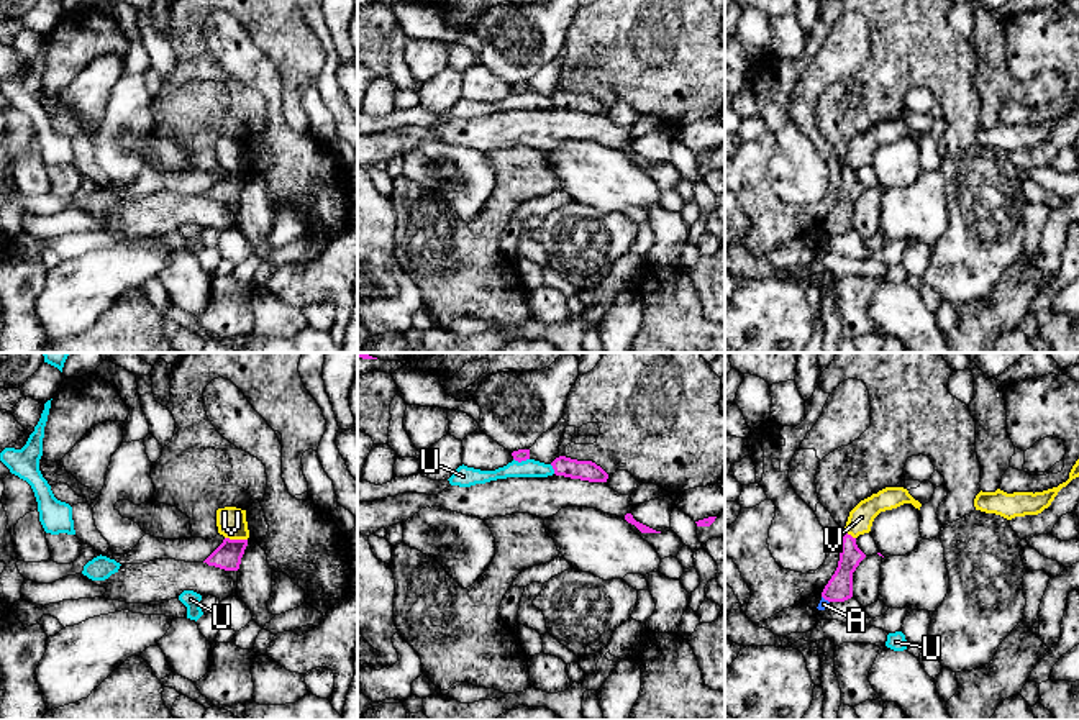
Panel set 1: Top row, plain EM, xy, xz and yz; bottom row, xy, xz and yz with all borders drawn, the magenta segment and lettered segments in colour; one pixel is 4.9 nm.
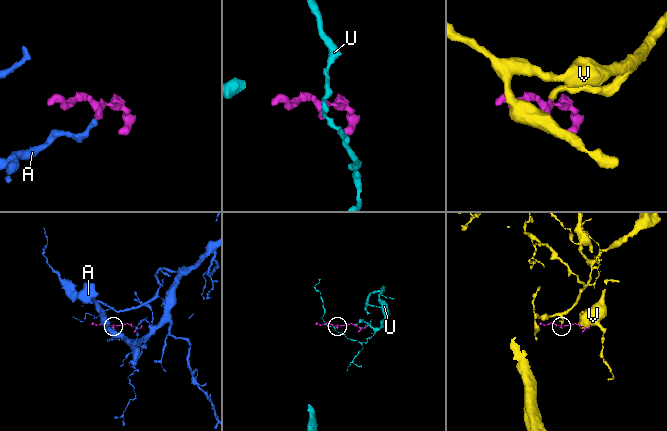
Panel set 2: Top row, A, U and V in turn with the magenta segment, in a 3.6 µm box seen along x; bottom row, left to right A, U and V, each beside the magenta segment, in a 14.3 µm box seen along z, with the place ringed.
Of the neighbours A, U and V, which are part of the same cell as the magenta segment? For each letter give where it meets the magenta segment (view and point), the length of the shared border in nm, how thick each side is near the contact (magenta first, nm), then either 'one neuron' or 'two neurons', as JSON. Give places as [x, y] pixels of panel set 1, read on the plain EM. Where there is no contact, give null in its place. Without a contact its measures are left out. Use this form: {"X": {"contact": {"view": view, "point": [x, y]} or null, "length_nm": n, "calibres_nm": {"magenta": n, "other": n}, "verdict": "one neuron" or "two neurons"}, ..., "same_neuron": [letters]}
{"A": {"contact": {"view": "yz", "point": [825, 232]}, "length_nm": 50, "calibres_nm": {"magenta": 130, "other": 50}, "verdict": "two neurons"}, "U": {"contact": {"view": "xz", "point": [522, 92]}, "length_nm": 80, "calibres_nm": {"magenta": 60, "other": 90}, "verdict": "two neurons"}, "V": {"contact": {"view": "xy", "point": [236, 173]}, "length_nm": 110, "calibres_nm": {"magenta": 130, "other": 150}, "verdict": "two neurons"}, "same_neuron": []}

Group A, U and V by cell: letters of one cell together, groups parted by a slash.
A / U / V

